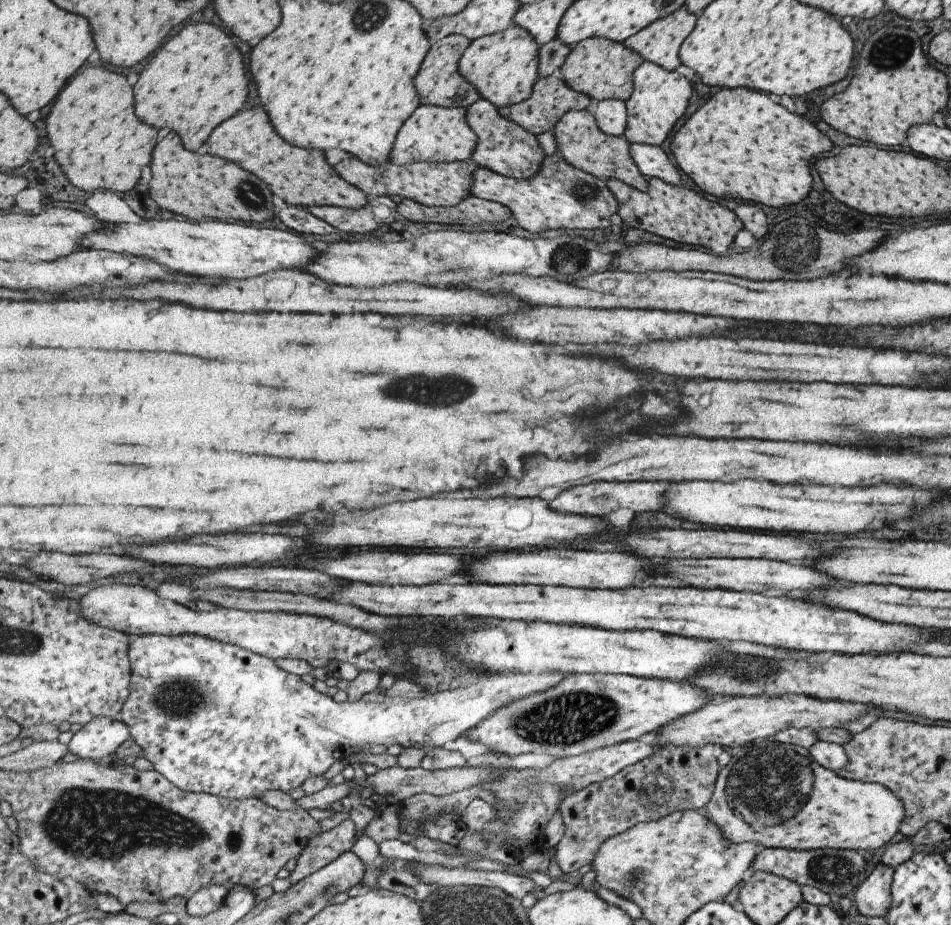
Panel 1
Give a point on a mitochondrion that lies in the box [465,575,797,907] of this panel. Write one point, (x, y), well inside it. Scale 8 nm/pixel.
(563, 720)

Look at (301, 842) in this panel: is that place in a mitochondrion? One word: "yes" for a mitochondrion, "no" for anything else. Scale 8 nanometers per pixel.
no

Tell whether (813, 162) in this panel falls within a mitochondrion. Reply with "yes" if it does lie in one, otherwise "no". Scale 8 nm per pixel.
no

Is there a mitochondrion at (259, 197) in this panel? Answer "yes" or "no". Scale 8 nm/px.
yes

